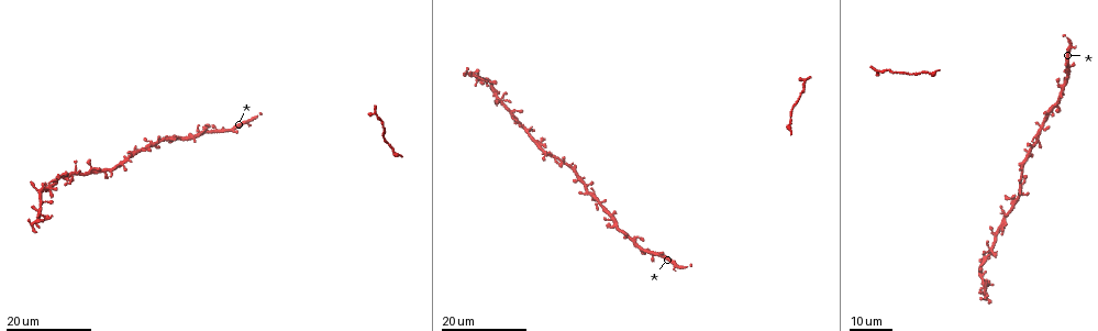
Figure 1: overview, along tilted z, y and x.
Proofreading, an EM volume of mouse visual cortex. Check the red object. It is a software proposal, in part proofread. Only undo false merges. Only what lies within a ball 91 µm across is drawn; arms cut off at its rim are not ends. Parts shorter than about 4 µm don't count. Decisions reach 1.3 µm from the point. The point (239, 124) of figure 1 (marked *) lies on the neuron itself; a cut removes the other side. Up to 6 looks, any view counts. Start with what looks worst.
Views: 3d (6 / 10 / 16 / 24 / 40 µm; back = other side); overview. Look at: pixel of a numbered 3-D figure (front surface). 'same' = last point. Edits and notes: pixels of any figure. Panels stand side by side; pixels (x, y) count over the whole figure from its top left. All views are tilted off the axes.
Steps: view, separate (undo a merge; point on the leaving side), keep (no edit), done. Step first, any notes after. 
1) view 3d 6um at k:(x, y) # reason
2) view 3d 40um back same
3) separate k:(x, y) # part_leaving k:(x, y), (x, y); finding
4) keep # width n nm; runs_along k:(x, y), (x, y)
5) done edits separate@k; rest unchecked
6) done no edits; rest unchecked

view 3d 24um at 1:(113, 169) # four-way junction

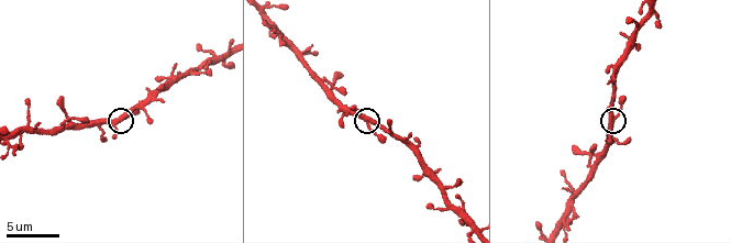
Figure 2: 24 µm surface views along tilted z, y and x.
view 3d 6um at 2:(364, 116) # closer look

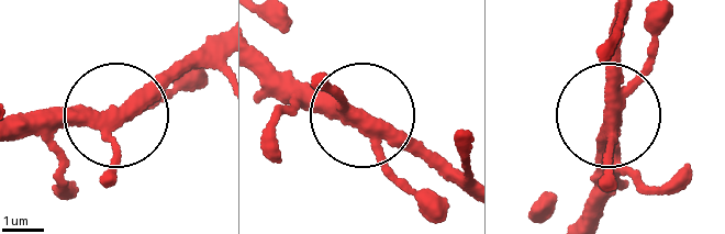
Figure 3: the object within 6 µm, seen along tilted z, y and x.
keep # arms 4; all the same neuron

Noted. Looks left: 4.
view 3d 16um at 1:(622, 229) # narrows sharply

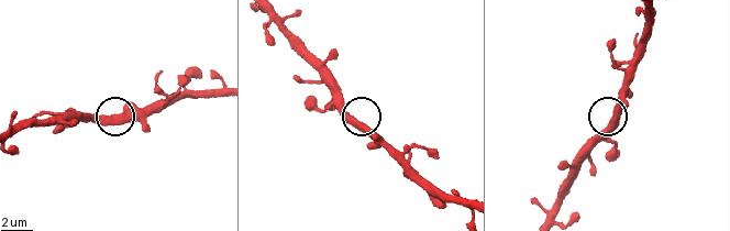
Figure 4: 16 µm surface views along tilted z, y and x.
view 3d 6um at 4:(117, 117)

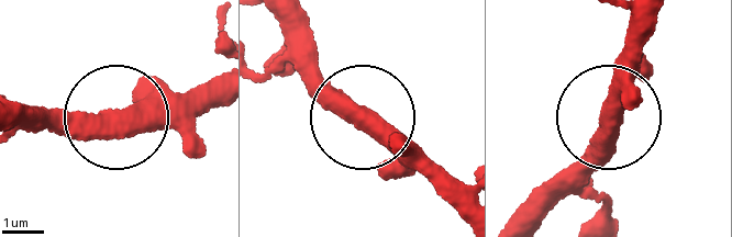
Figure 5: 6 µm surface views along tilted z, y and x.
keep # width 460 nm; runs_along 5:(638, 13), (584, 180); all the same neuron

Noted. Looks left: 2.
view 3d 10um at 2:(452, 209) # thick turns thin

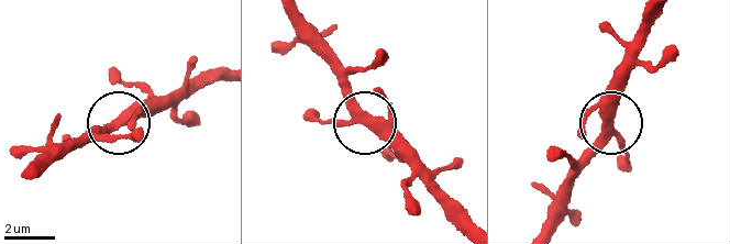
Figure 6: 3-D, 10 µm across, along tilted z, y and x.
view 3d 10um back at 6:(604, 121)

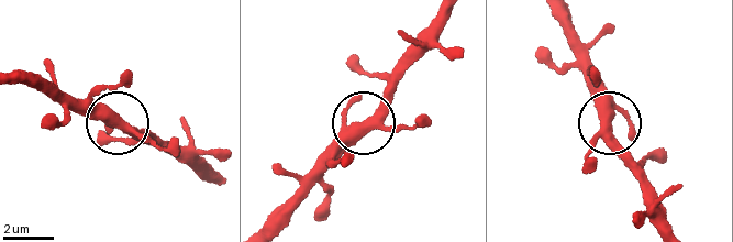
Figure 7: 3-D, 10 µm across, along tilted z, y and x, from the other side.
keep # runs_along 7:(263, 222), (323, 155), (373, 114), (396, 70); one neuron here

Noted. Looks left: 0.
done no edits; rest unchecked

